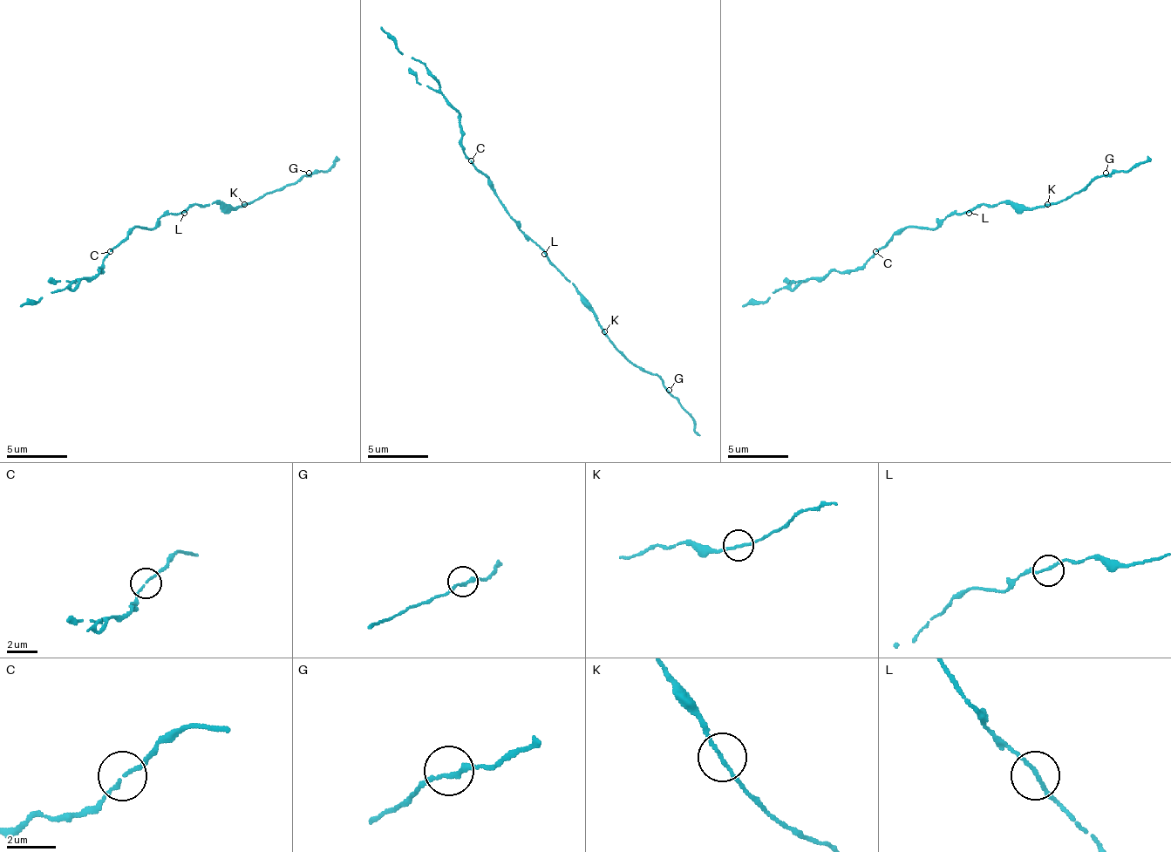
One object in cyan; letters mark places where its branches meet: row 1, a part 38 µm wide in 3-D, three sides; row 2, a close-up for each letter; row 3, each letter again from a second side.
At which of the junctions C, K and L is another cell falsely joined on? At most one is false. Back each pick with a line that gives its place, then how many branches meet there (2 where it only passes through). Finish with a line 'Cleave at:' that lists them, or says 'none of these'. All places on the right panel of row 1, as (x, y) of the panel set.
K: place (1047, 204); branches 2
Cleave at: K

